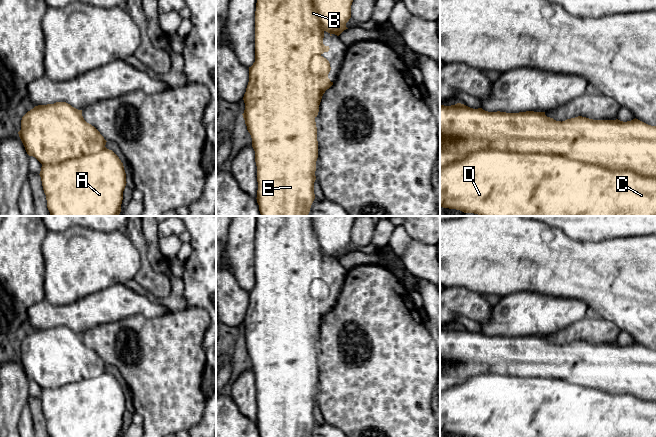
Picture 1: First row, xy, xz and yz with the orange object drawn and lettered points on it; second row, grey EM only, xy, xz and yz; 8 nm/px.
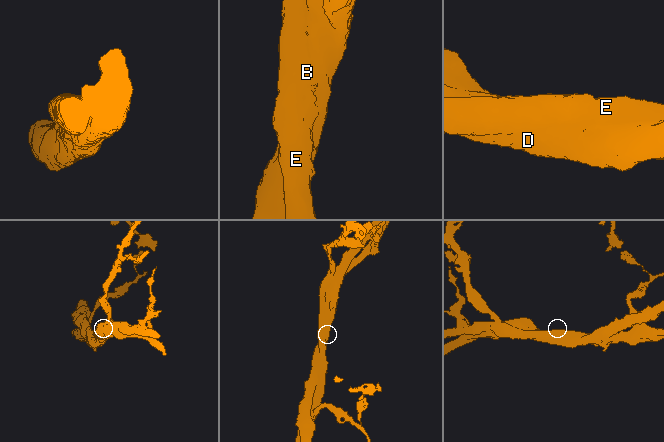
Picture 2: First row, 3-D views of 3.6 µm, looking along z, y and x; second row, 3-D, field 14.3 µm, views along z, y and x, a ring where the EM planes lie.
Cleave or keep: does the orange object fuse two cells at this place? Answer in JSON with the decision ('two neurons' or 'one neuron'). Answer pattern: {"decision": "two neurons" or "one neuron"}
{"decision": "two neurons"}

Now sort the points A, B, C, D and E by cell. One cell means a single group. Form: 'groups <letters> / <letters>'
groups A C D / B E

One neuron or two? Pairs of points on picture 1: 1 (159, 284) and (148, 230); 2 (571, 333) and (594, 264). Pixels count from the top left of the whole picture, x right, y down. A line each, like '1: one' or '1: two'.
1: two
2: two

